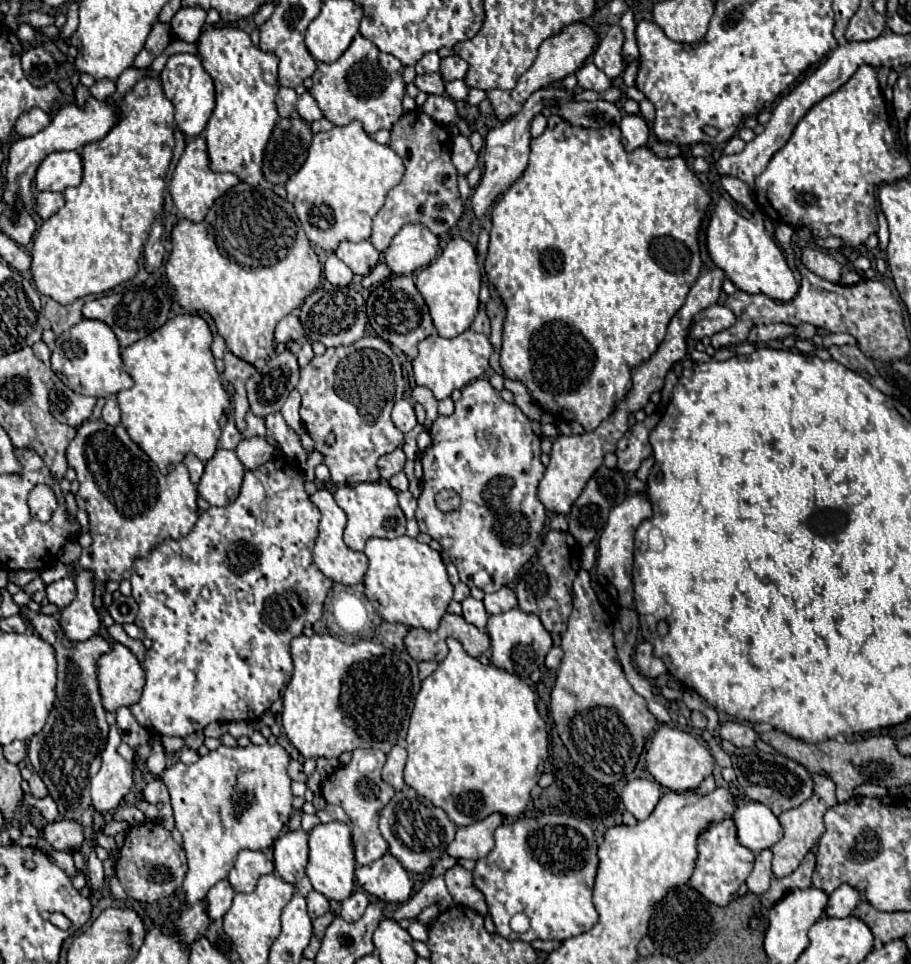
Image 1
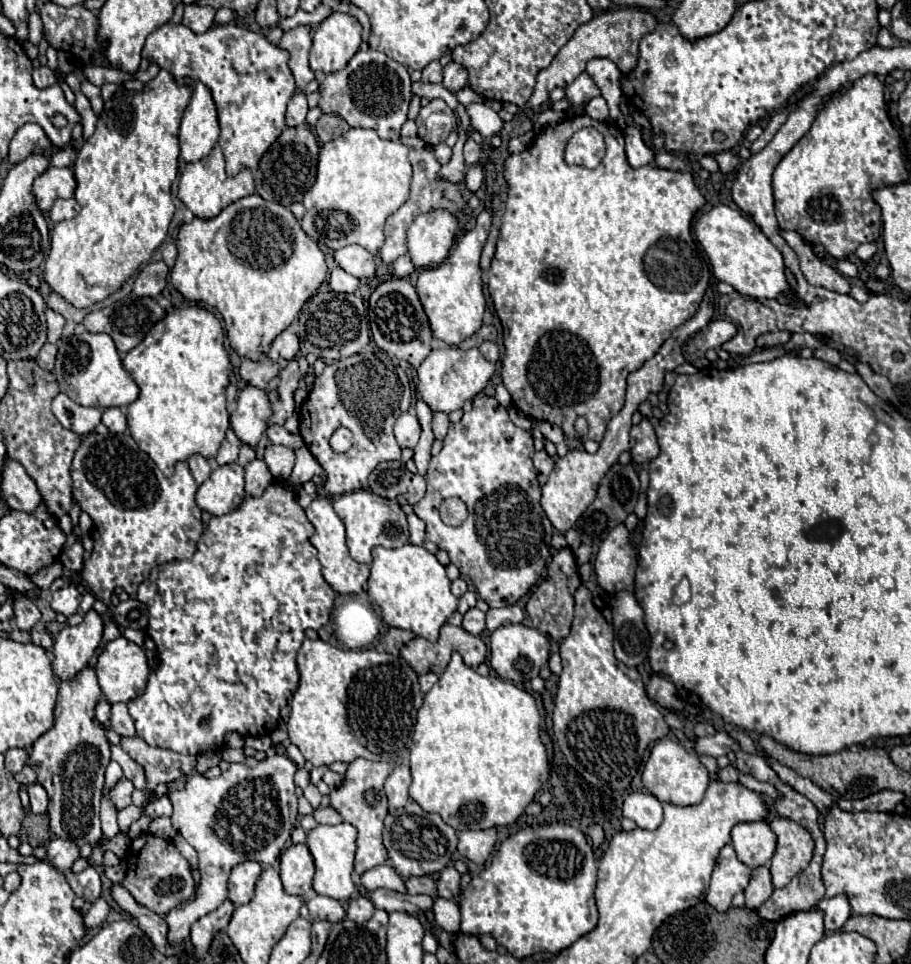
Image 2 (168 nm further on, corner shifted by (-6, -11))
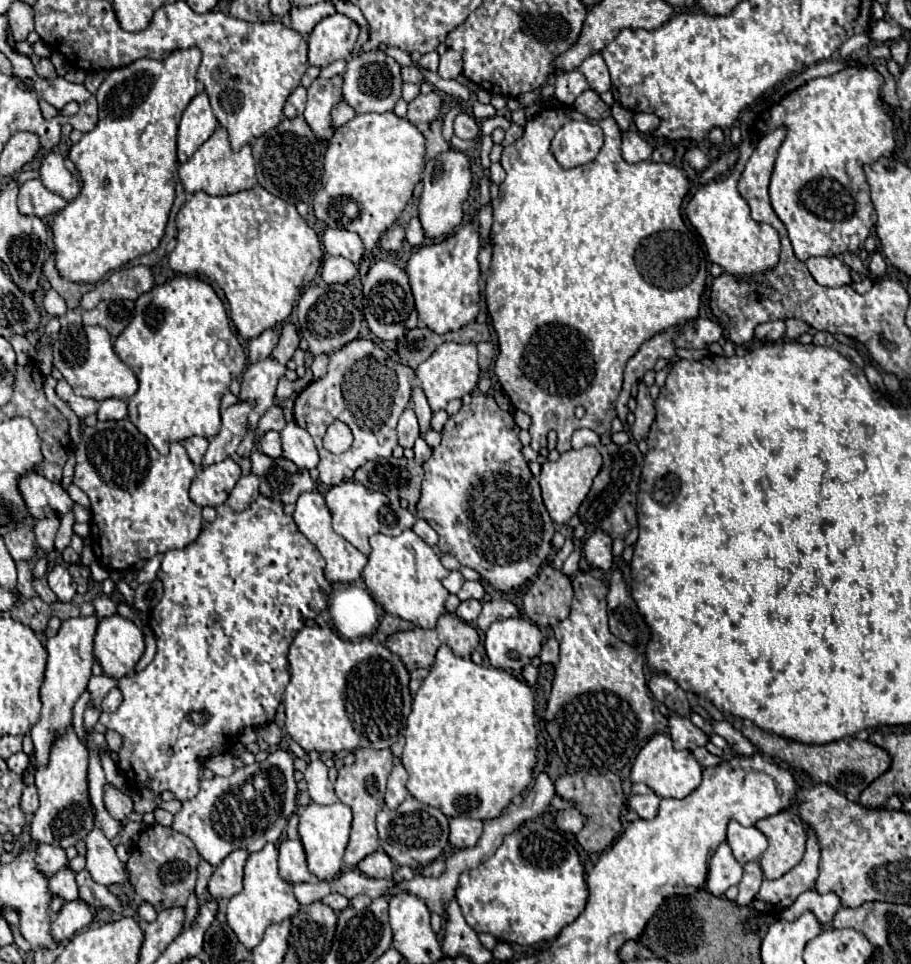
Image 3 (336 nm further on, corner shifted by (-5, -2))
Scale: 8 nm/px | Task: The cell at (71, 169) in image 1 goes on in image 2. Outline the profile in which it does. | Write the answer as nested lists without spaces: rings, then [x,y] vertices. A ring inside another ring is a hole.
[[[48,167],[32,187],[40,211],[50,211],[56,199],[70,199],[76,189],[76,177],[72,167]]]

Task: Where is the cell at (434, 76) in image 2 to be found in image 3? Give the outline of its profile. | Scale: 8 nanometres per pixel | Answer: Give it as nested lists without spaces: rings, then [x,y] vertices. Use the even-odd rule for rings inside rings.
[[[429,52],[429,54],[423,54],[423,56],[421,56],[419,66],[421,66],[423,70],[437,72],[437,62],[439,62],[439,54],[437,54],[437,52]]]

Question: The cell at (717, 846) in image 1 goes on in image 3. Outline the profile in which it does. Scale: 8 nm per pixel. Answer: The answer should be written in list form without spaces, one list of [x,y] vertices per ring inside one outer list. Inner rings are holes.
[[[723,842],[717,848],[717,852],[713,854],[711,862],[709,862],[709,874],[707,874],[707,884],[705,886],[709,888],[711,894],[723,896],[729,886],[739,884],[741,874],[743,874],[741,864],[733,858],[729,844]]]

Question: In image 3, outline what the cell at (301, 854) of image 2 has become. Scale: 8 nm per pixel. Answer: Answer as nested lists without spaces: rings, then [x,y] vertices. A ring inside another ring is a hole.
[[[283,840],[279,844],[279,876],[289,884],[313,880],[305,862],[301,840]]]

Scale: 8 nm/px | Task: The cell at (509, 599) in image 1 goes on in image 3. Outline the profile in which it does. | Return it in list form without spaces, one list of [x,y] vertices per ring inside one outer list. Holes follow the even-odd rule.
[[[495,598],[495,600],[489,600],[489,602],[483,604],[483,612],[477,618],[477,626],[481,630],[487,630],[493,622],[505,620],[505,618],[511,618],[511,616],[517,616],[515,604],[507,598]]]

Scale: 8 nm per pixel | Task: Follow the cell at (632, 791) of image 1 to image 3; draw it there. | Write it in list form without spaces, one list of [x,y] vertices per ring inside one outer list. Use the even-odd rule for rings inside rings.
[[[647,792],[645,796],[631,796],[629,798],[629,808],[635,810],[641,818],[655,818],[659,810],[659,796],[655,792]]]

